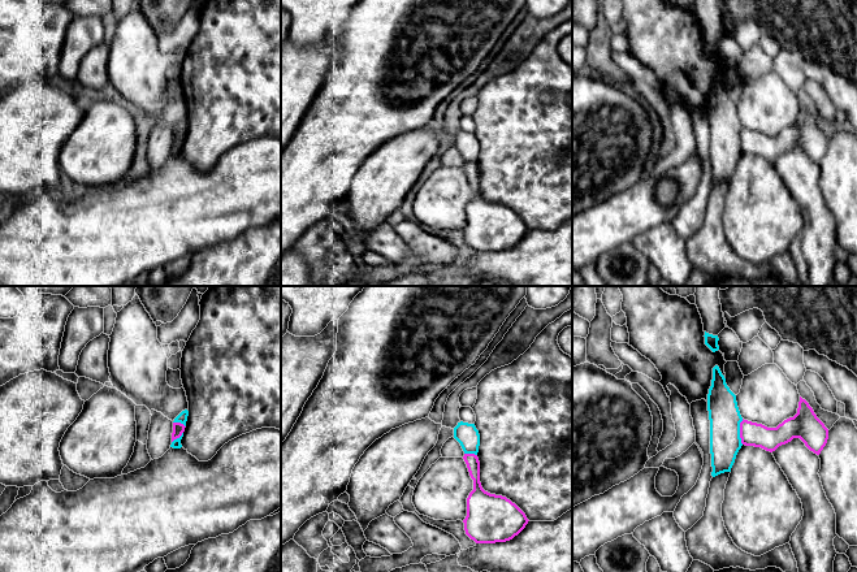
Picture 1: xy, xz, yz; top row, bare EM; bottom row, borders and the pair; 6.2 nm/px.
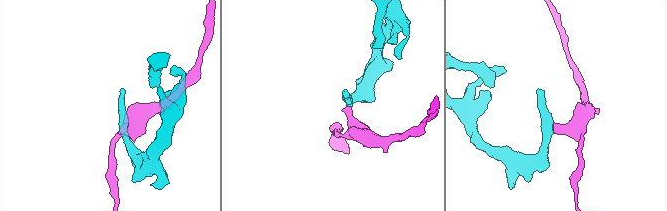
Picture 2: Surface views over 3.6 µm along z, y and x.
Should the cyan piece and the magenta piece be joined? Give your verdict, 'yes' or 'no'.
no

